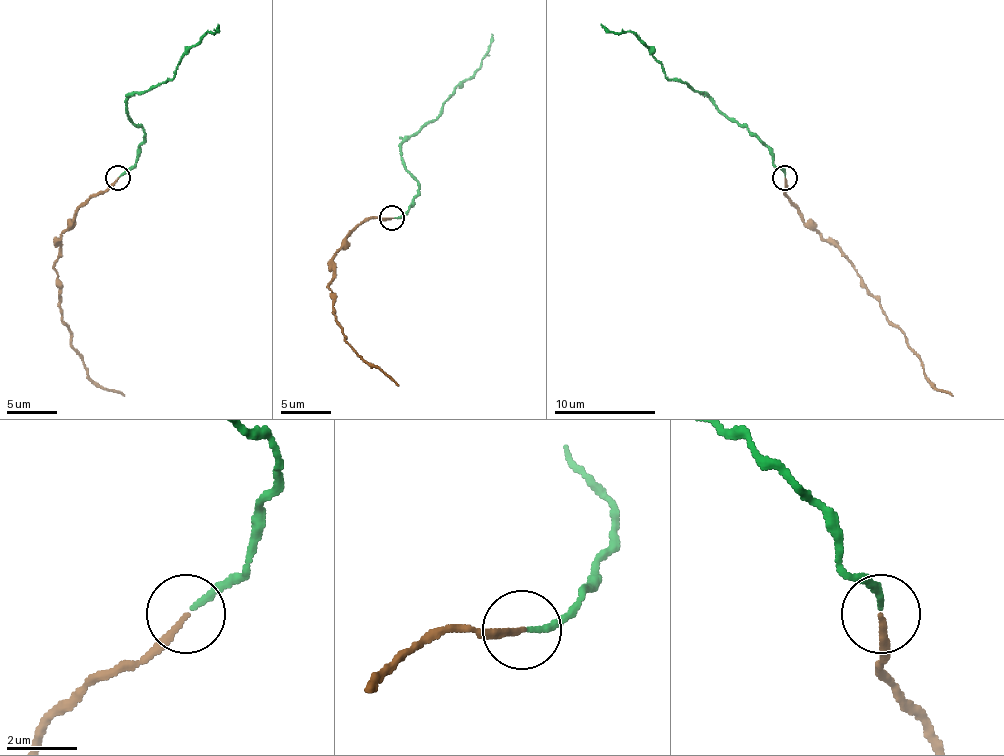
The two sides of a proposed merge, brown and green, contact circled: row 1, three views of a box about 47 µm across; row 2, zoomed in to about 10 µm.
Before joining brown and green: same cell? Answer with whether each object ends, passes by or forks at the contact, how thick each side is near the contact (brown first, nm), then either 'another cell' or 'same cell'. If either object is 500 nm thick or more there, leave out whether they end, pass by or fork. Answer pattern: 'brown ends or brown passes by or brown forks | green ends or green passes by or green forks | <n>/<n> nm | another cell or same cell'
brown ends | green ends | 180/170 nm | another cell

